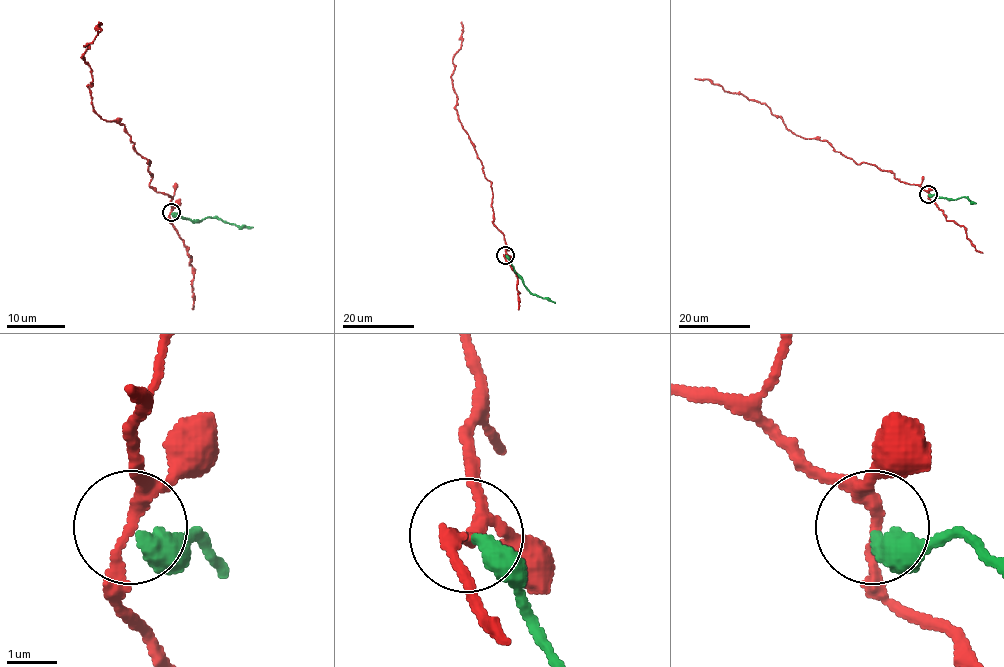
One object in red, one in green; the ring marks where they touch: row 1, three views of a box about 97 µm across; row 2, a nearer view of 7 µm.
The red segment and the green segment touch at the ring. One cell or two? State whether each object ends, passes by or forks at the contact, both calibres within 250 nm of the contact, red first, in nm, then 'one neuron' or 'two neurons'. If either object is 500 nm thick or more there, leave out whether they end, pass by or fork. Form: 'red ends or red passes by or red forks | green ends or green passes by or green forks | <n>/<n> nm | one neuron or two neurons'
red forks | green ends | 190/440 nm | two neurons

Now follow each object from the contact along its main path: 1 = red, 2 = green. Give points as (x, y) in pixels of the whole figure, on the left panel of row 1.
1: (171, 212), (171, 198), (149, 182), (149, 160), (92, 104), (81, 56), (99, 22)
2: (171, 212), (199, 221), (213, 217), (240, 227), (253, 227)

